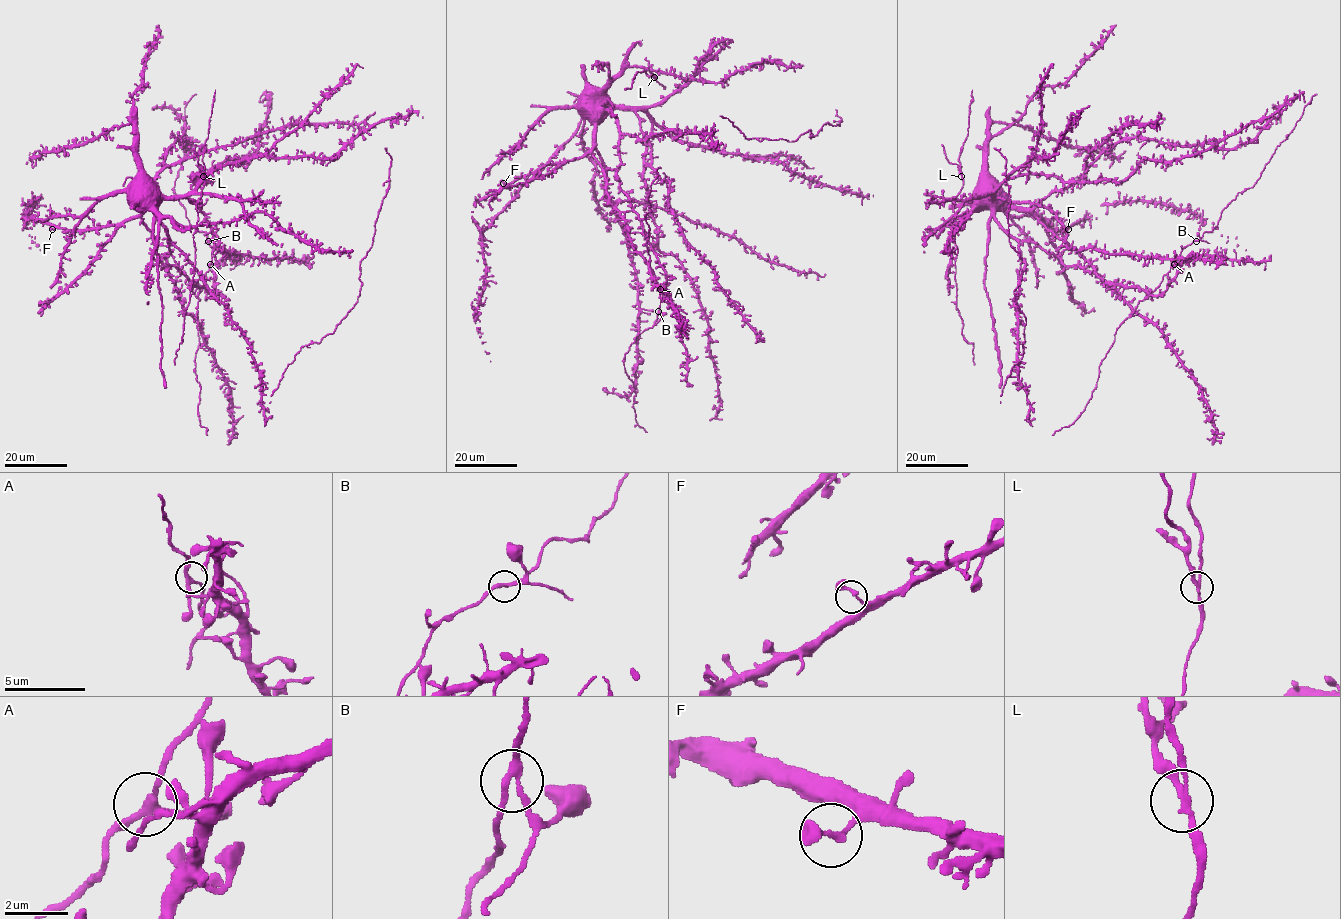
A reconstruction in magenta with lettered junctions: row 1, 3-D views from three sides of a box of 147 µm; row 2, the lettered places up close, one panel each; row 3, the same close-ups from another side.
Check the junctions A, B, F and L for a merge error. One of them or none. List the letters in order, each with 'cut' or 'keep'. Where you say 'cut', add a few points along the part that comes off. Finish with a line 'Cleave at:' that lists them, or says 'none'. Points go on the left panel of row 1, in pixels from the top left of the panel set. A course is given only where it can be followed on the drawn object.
A: keep
B: keep
F: keep
L: cut; foreign part runs (203, 176), (195, 144)
Cleave at: L

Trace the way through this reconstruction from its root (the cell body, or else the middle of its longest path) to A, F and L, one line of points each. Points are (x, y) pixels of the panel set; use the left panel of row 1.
A: (138, 197), (137, 202), (149, 206), (166, 228), (167, 262), (214, 295), (210, 264)
F: (138, 197), (136, 206), (143, 207), (131, 220), (83, 230), (52, 229)
L: (138, 197), (176, 224), (195, 226), (203, 176)

